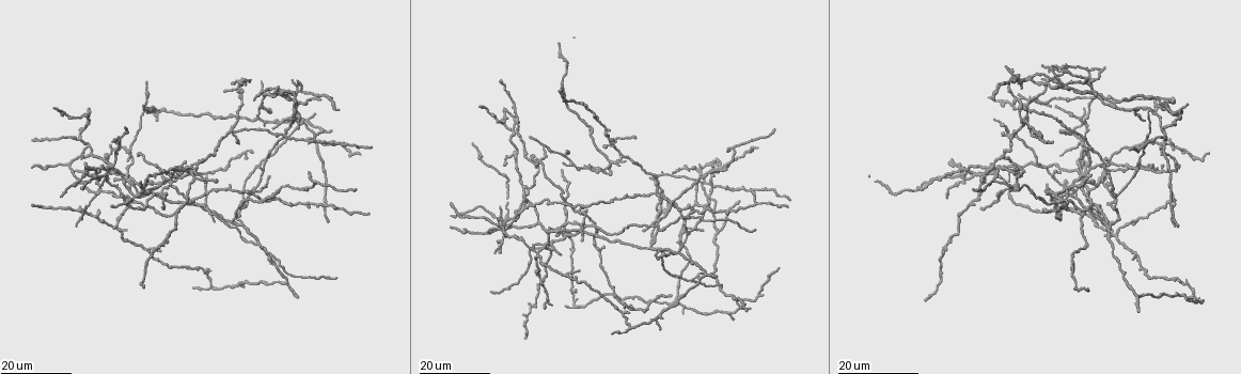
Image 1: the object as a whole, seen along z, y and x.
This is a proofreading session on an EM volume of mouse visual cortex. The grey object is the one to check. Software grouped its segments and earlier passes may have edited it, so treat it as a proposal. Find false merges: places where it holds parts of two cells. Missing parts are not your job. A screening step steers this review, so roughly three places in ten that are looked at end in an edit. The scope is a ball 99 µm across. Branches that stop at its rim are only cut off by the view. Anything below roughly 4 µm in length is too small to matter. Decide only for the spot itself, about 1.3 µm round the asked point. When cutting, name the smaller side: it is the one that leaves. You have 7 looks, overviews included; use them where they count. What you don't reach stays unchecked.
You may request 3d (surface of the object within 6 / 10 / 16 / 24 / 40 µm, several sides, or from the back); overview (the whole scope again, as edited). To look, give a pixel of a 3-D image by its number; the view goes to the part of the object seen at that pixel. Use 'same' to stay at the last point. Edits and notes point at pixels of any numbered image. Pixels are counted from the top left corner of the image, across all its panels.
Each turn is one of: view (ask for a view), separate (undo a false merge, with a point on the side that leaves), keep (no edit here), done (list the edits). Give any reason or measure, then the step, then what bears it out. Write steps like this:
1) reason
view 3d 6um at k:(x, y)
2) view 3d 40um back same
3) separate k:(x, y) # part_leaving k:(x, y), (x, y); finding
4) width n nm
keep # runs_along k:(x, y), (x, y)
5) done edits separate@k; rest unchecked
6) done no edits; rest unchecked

thin arm on a thick one
view 3d 24um at 1:(1040, 165)

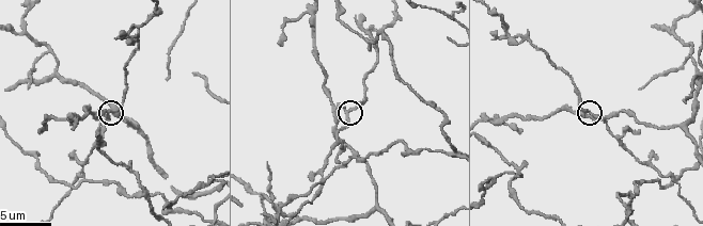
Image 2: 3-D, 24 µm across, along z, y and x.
closer look
view 3d 10um at 2:(108, 112)

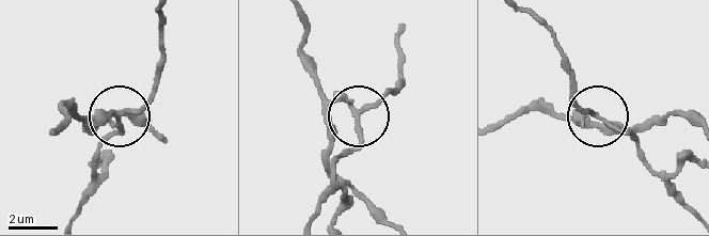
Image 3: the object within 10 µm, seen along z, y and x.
arms 3
keep # runs_along 3:(697, 125), (666, 118), (630, 136), (581, 105), (570, 82); one cell here

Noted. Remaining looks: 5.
branch point
view 3d 24um at 1:(650, 173)

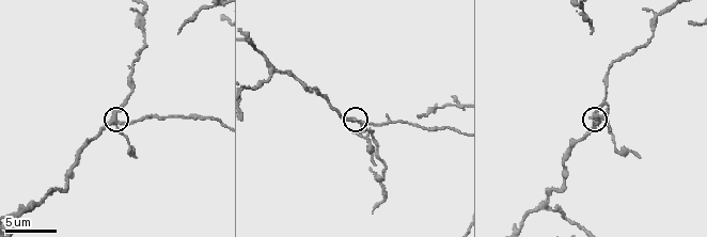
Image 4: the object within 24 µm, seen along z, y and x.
closer look
view 3d 10um at 4:(353, 118)

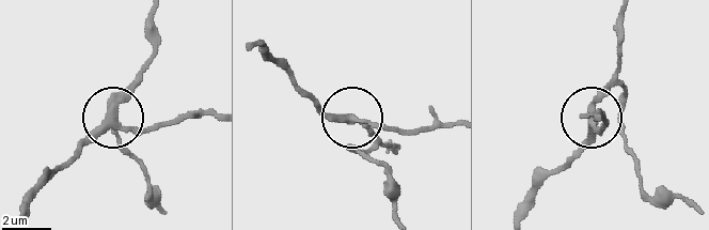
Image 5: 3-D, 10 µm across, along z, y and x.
side_arm 32 um
keep # runs_along 5:(519, 217), (525, 198), (585, 143), (595, 94), (617, 65); continuous, no second cell

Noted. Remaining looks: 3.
view 3d 24um at 1:(1018, 104)

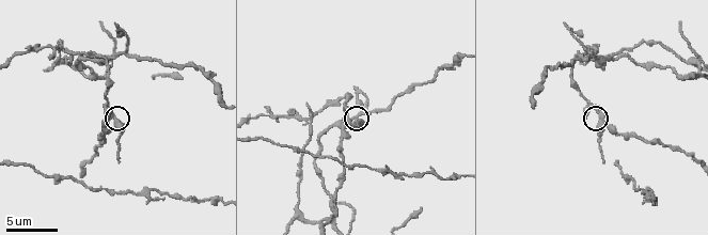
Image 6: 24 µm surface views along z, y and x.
view 3d 6um at 6:(111, 115)

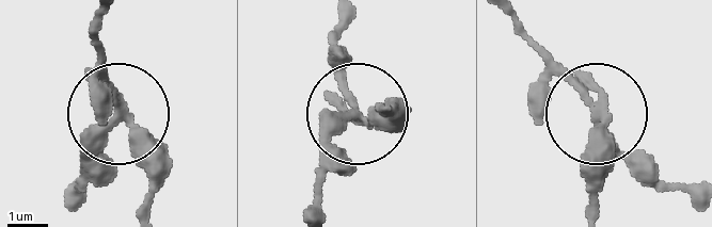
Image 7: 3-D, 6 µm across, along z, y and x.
width 240 nm
keep # all the same cell

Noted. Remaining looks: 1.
done no edits; rest unchecked

